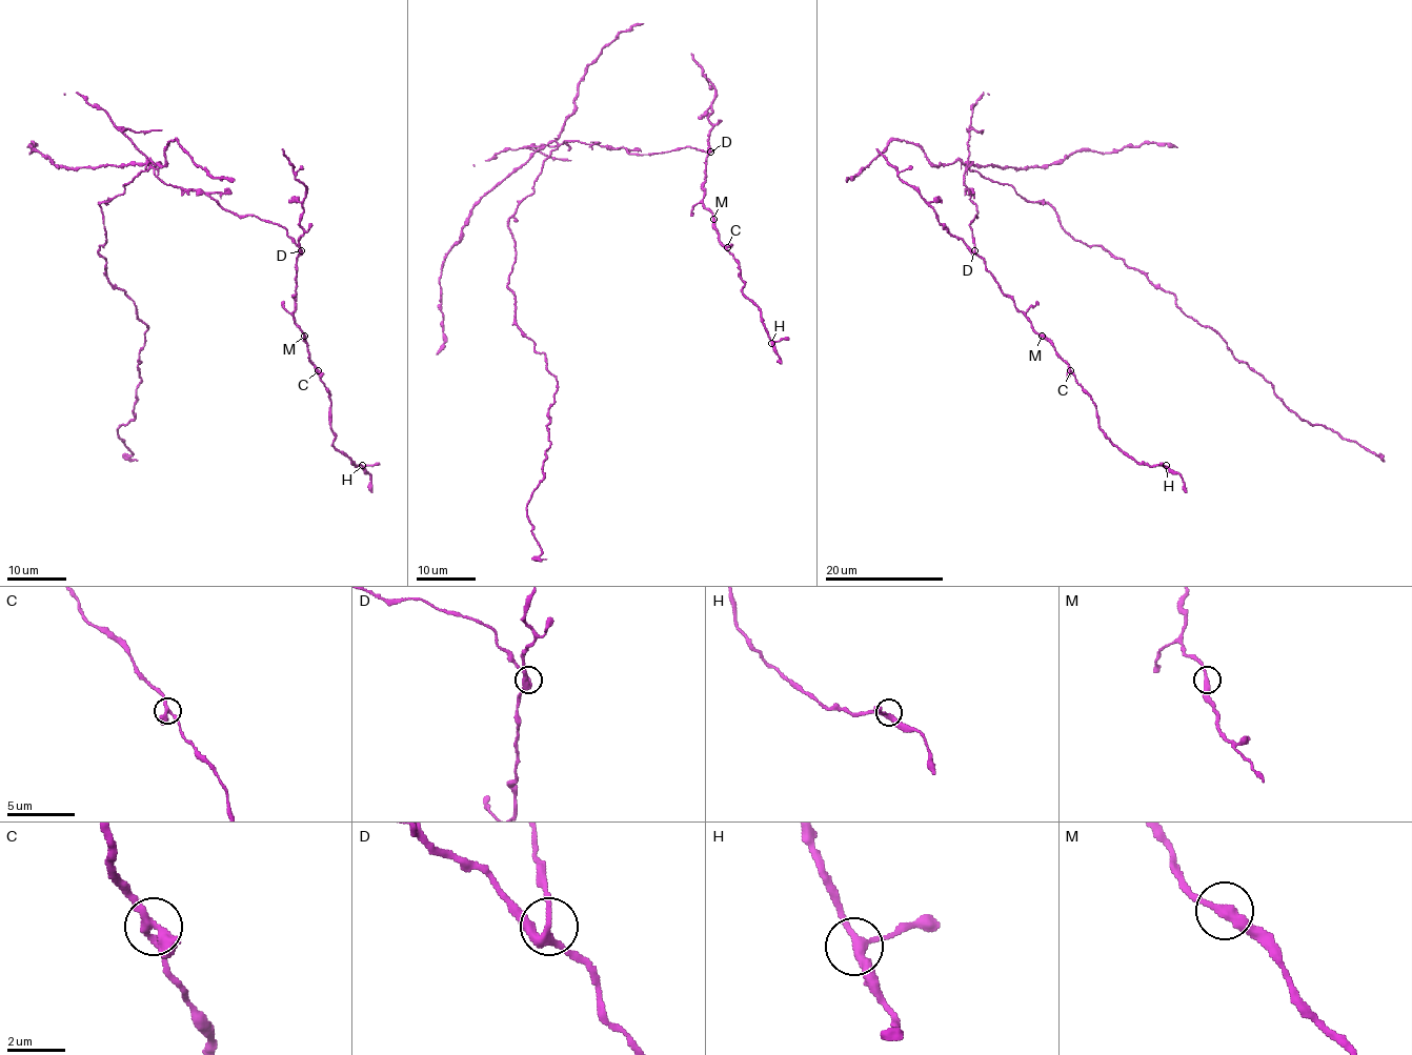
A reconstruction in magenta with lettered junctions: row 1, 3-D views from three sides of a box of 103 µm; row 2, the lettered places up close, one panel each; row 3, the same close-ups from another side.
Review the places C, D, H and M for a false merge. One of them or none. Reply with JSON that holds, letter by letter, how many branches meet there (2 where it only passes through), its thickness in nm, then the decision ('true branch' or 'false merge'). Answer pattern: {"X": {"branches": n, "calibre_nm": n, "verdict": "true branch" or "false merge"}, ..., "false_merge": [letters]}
{"C": {"branches": 3, "calibre_nm": 280, "verdict": "true branch"}, "D": {"branches": 3, "calibre_nm": 280, "verdict": "false merge"}, "H": {"branches": 3, "calibre_nm": 280, "verdict": "true branch"}, "M": {"branches": 2, "calibre_nm": 360, "verdict": "true branch"}, "false_merge": ["D"]}

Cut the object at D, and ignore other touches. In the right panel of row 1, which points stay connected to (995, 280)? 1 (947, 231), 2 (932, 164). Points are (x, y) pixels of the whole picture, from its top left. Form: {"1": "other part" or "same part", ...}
{"1": "same part", "2": "other part"}

